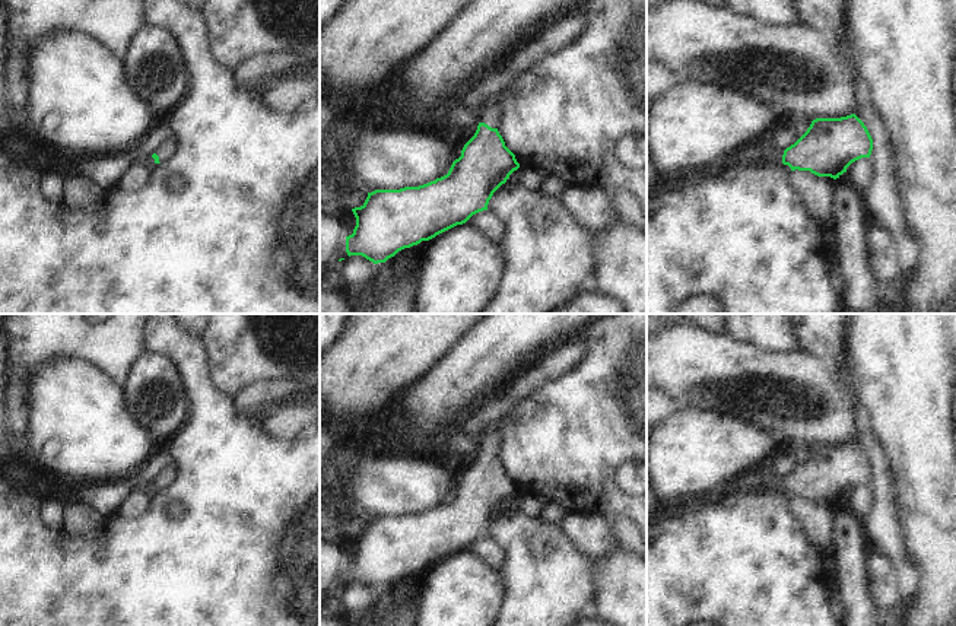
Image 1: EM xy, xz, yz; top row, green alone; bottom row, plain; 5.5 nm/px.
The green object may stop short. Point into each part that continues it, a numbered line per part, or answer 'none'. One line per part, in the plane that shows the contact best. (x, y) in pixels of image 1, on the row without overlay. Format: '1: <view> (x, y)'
1: xz (489, 437).

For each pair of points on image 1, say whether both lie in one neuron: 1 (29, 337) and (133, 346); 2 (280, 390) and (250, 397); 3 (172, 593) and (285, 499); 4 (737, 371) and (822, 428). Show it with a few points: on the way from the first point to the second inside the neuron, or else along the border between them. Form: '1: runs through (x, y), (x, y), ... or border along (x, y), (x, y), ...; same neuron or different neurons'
1: runs through (56, 337), (75, 337), (107, 345); same neuron
2: runs through (273, 391), (257, 394); same neuron
3: runs through (200, 565), (257, 508); same neuron
4: runs through (764, 374), (804, 388), (812, 402); same neuron

